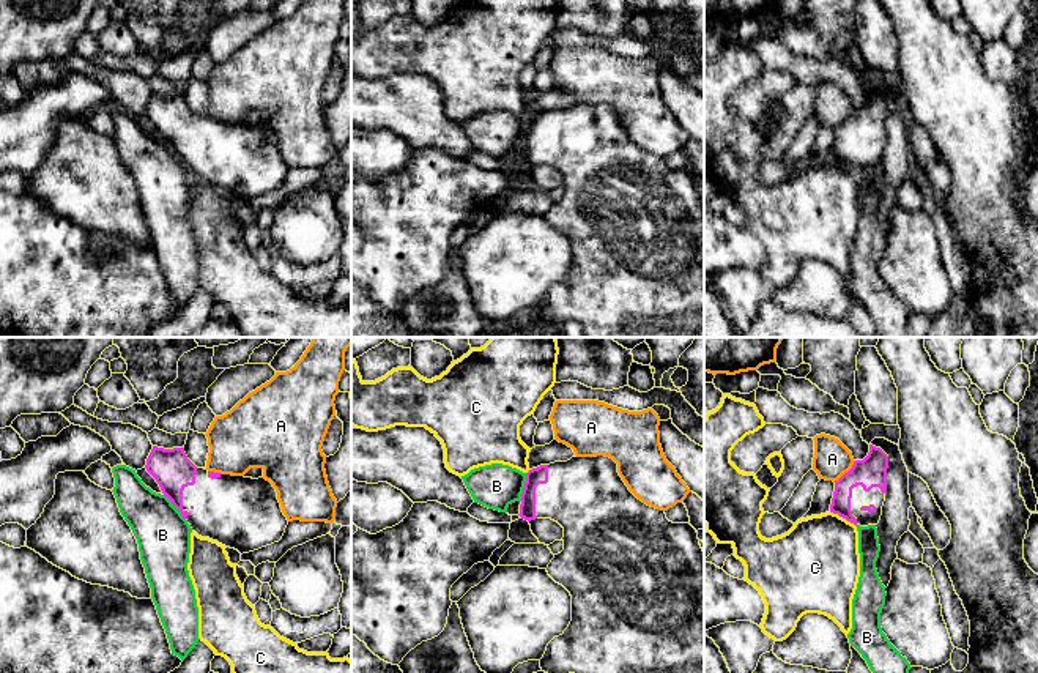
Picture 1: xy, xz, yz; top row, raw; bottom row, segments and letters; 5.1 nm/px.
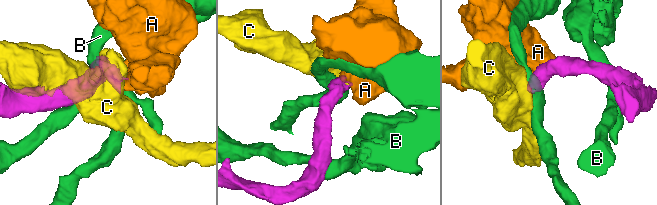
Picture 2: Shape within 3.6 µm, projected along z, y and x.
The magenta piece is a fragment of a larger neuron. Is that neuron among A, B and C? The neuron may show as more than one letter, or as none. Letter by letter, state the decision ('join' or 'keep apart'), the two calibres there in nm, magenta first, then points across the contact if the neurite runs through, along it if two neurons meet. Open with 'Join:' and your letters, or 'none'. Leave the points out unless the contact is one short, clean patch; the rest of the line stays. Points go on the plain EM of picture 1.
Join: none
A: keep apart; 160 nm thick on the magenta side, 190 nm on the other; border along yz (856, 107), (834, 128)
B: keep apart; 90 nm thick on the magenta side, 240 nm on the other
C: keep apart; 130 nm thick on the magenta side, 420 nm on the other; border along yz (830, 158), (854, 172)

